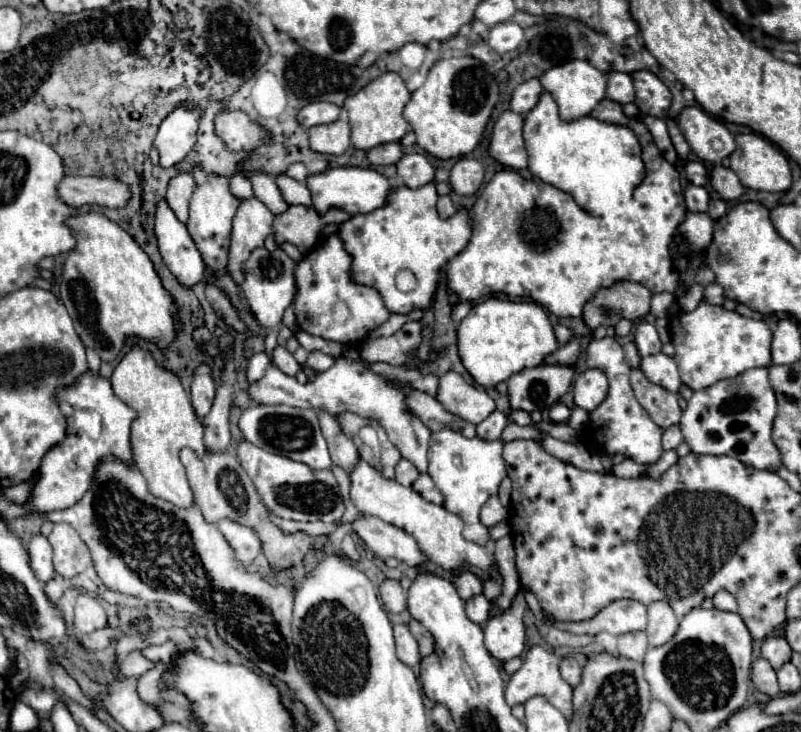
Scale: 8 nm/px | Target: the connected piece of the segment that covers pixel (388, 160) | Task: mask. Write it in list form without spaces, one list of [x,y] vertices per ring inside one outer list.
[[[389,142],[389,144],[381,144],[375,146],[367,152],[367,158],[373,166],[381,166],[381,164],[397,164],[403,156],[401,144],[399,142]]]

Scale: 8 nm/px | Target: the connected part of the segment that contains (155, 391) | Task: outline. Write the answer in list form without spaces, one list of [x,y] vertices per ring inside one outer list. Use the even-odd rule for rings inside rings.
[[[133,346],[115,366],[109,382],[115,396],[137,412],[137,418],[131,424],[133,464],[139,466],[147,478],[151,494],[179,508],[191,506],[193,492],[185,476],[185,466],[179,462],[179,450],[187,446],[197,454],[203,454],[205,446],[201,420],[191,410],[189,394],[183,390],[179,378],[171,370],[159,366],[149,350]]]

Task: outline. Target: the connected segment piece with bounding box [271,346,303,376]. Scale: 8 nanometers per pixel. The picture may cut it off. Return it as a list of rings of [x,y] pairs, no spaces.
[[[275,346],[273,354],[271,354],[271,364],[277,366],[283,374],[289,374],[289,376],[295,376],[299,370],[303,370],[303,368],[295,362],[293,354],[285,350],[285,346]]]

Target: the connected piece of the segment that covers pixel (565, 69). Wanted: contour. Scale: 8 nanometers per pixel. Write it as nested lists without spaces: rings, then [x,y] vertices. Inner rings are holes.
[[[571,60],[567,64],[555,66],[547,70],[539,80],[549,94],[555,94],[555,102],[559,102],[559,114],[563,114],[563,118],[567,120],[575,120],[591,114],[591,110],[605,98],[605,90],[607,90],[605,72],[597,70],[587,60]]]

